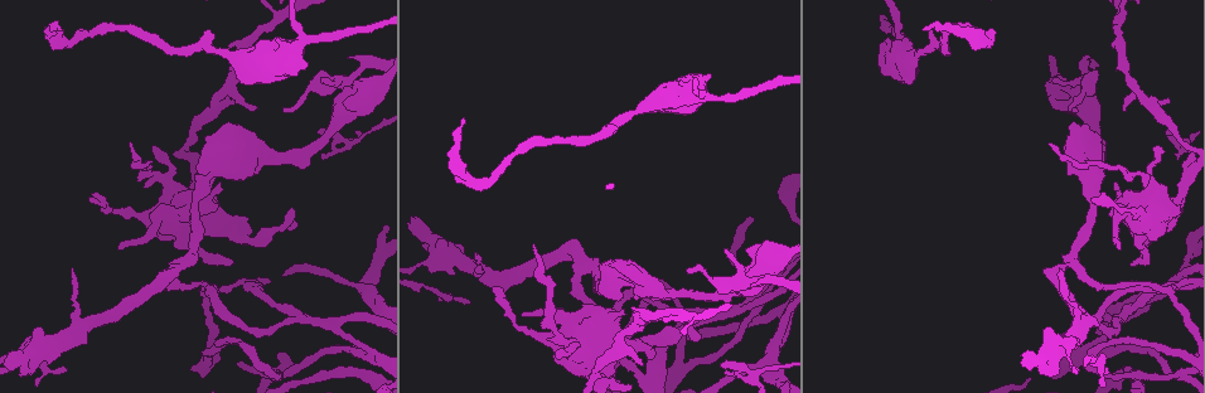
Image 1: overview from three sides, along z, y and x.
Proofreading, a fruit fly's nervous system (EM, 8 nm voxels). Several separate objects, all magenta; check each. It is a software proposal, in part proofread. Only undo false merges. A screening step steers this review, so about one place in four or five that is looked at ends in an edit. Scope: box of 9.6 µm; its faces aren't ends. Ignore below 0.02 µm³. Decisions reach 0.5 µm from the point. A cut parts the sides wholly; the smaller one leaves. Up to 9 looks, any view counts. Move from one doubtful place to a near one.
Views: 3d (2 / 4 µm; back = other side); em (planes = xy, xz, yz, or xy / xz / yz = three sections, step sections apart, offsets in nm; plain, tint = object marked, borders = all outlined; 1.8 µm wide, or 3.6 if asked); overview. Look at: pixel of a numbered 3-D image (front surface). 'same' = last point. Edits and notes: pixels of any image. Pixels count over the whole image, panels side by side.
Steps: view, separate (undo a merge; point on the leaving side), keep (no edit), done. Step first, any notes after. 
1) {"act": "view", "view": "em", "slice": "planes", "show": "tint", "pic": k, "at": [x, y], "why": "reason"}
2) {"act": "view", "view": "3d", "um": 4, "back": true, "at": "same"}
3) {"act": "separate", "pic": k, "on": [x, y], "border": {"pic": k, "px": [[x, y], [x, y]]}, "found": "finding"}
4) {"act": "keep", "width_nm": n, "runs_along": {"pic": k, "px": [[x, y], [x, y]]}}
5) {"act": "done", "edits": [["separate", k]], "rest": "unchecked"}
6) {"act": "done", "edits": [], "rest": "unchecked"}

{"act": "view", "view": "em", "slice": "planes", "show": "tint", "pic": 1, "at": [358, 286]}

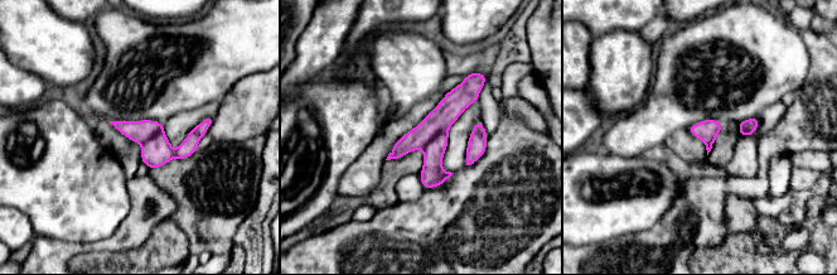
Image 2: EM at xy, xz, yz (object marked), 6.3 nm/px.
{"act": "keep", "runs_along": {"pic": 2, "px": [[470, 77], [432, 130], [426, 186]]}, "found": "continuous, no second neuron"}

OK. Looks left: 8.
{"act": "view", "view": "3d", "um": 2, "back": true, "pic": 1, "at": [281, 379], "why": "sharp bend"}

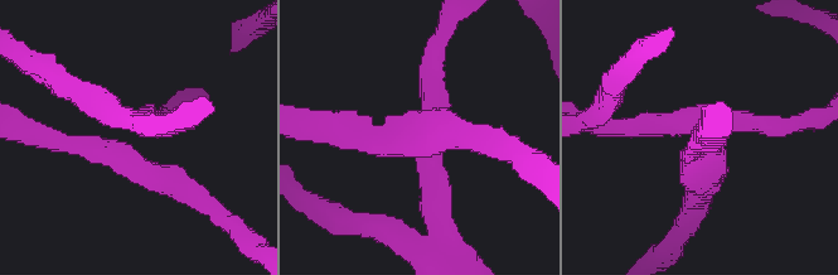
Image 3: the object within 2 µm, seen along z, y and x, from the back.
{"act": "view", "view": "em", "slice": "xy", "step": 8, "show": "plain", "pic": 3, "at": [425, 136], "why": "now the EM"}

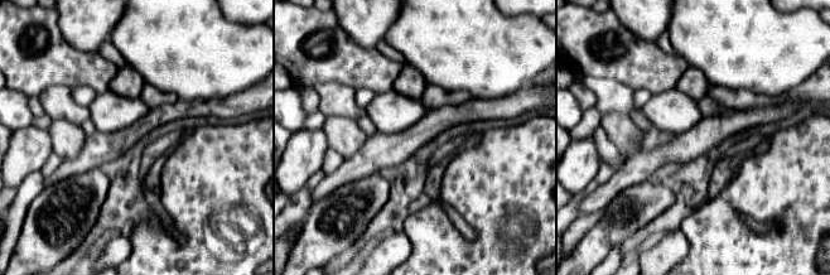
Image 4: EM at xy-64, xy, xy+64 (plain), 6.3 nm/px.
{"act": "view", "view": "em", "slice": "xy", "step": 8, "show": "tint", "at": "same"}

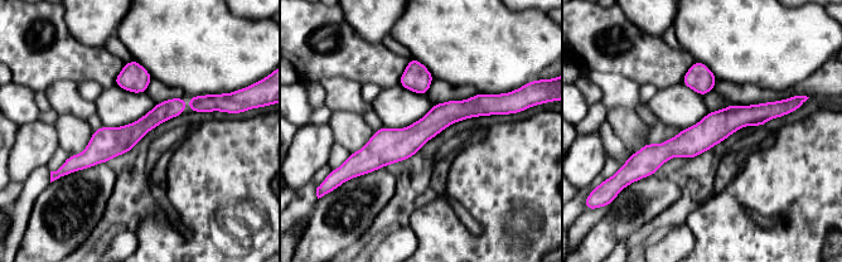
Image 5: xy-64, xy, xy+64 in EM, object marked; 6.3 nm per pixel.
{"act": "keep", "width_nm": 170, "runs_along": {"pic": 5, "px": [[492, 105], [441, 115], [352, 160]]}, "found": "continuous, no second neuron"}

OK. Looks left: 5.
{"act": "view", "view": "3d", "um": 2, "pic": 1, "at": [364, 347], "why": "two arms in line, one across"}

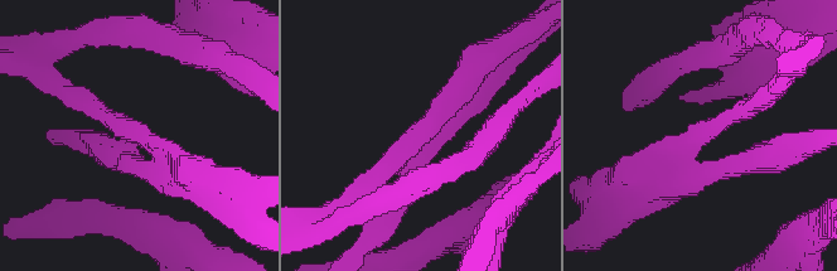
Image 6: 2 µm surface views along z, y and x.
{"act": "view", "view": "em", "slice": "xz", "step": 16, "show": "tint", "pic": 6, "at": [709, 136], "arms": 3, "arm_widths_nm": [170, 220, 220]}

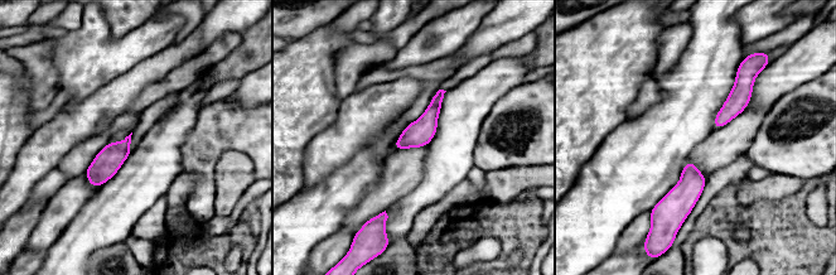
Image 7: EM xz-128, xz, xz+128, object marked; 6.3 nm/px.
{"act": "keep", "runs_along": {"pic": 7, "px": [[440, 93], [431, 115], [397, 146]]}, "found": "all the same neuron"}

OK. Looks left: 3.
{"act": "view", "view": "em", "slice": "planes", "show": "tint", "pic": 1, "at": [1186, 280], "why": "three arms meet"}

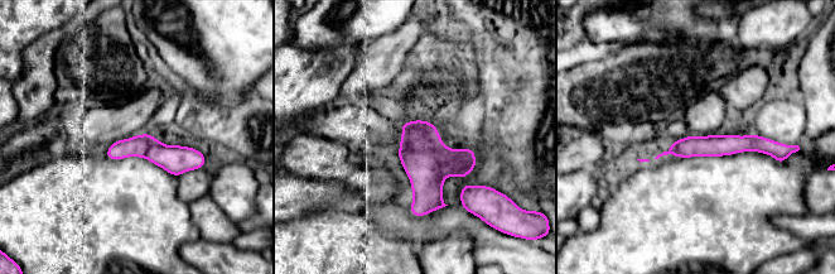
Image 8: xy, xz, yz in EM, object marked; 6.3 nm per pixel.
{"act": "keep", "width_nm": 140, "runs_along": {"pic": 8, "px": [[773, 147], [724, 144], [671, 150]]}, "found": "one neuron here"}

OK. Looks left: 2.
{"act": "done", "edits": [], "rest": "unchecked"}

